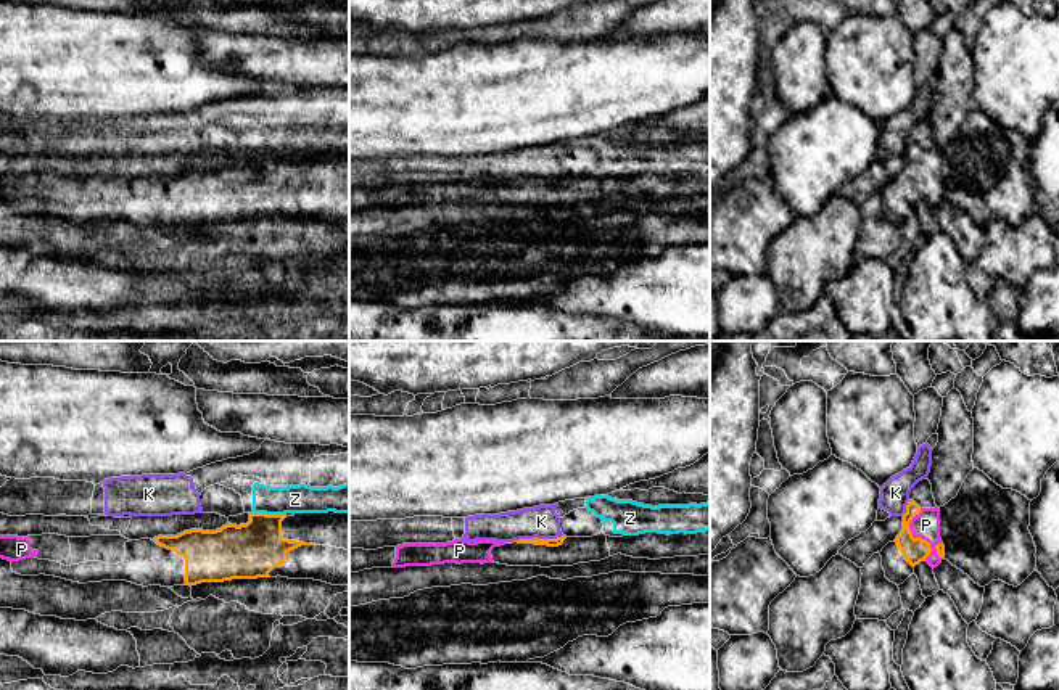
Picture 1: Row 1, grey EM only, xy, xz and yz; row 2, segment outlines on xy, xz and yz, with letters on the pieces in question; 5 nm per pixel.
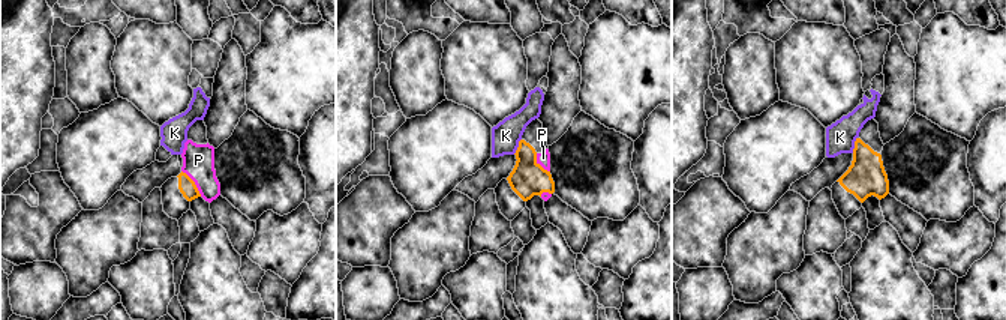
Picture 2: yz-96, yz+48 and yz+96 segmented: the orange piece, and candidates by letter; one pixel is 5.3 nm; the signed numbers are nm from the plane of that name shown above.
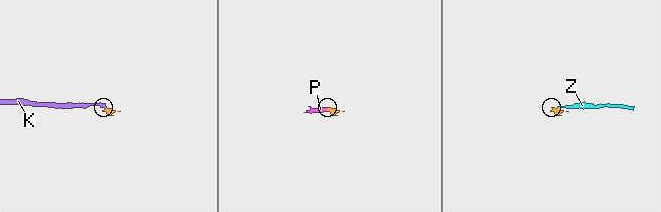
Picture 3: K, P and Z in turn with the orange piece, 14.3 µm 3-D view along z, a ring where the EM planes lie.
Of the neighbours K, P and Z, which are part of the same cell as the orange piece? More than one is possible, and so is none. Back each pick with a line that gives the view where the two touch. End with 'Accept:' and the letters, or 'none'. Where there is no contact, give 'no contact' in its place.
P: yz
Accept: P

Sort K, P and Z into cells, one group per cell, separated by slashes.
K Z / P

